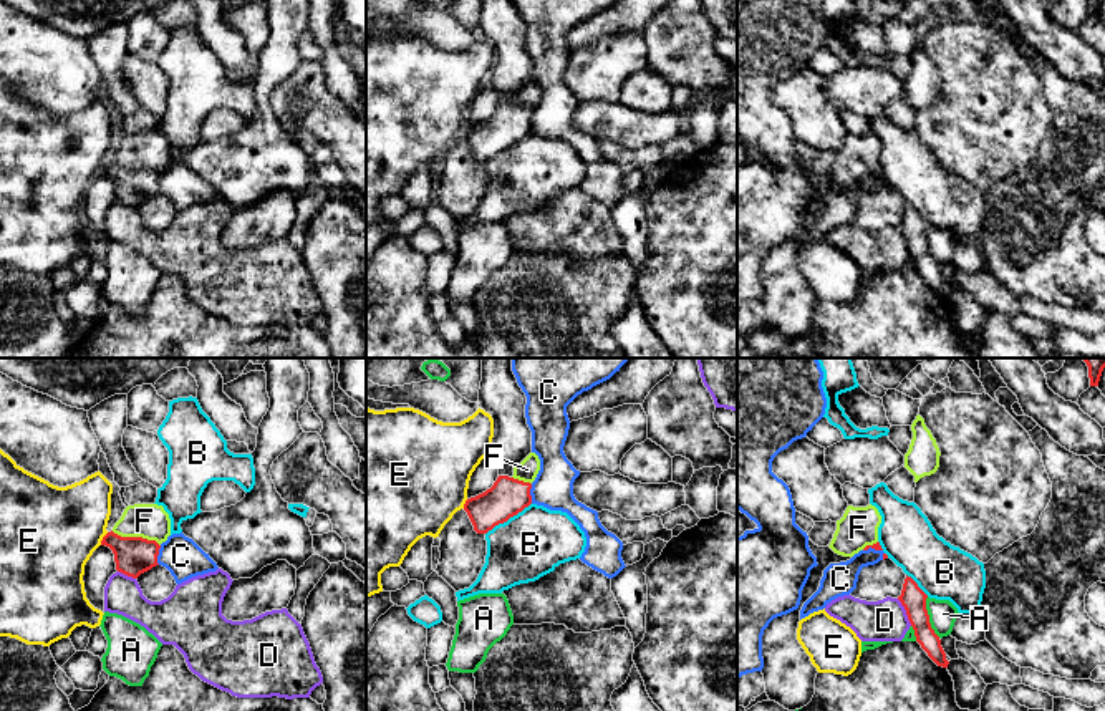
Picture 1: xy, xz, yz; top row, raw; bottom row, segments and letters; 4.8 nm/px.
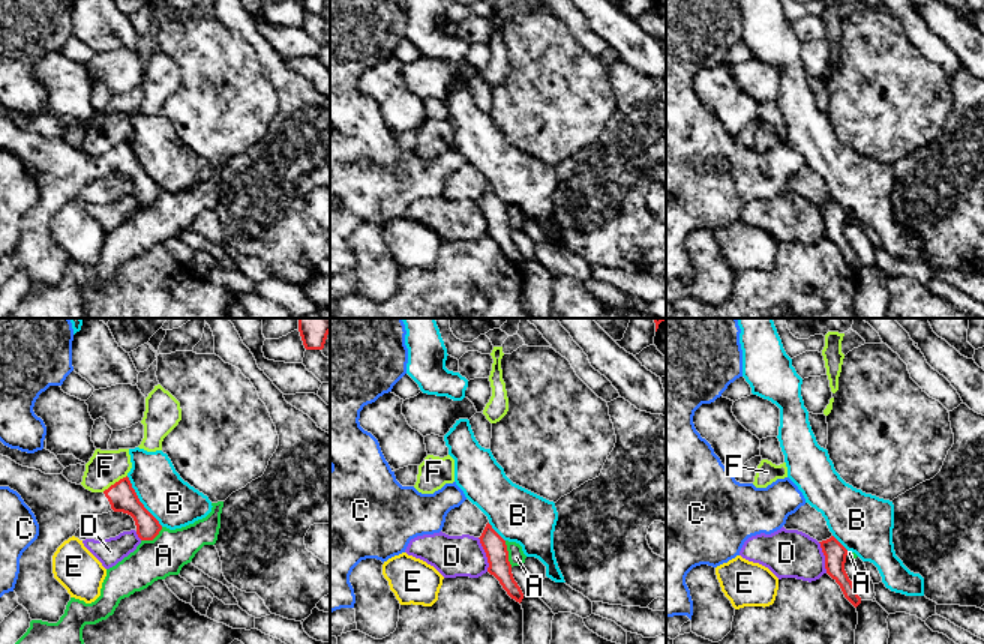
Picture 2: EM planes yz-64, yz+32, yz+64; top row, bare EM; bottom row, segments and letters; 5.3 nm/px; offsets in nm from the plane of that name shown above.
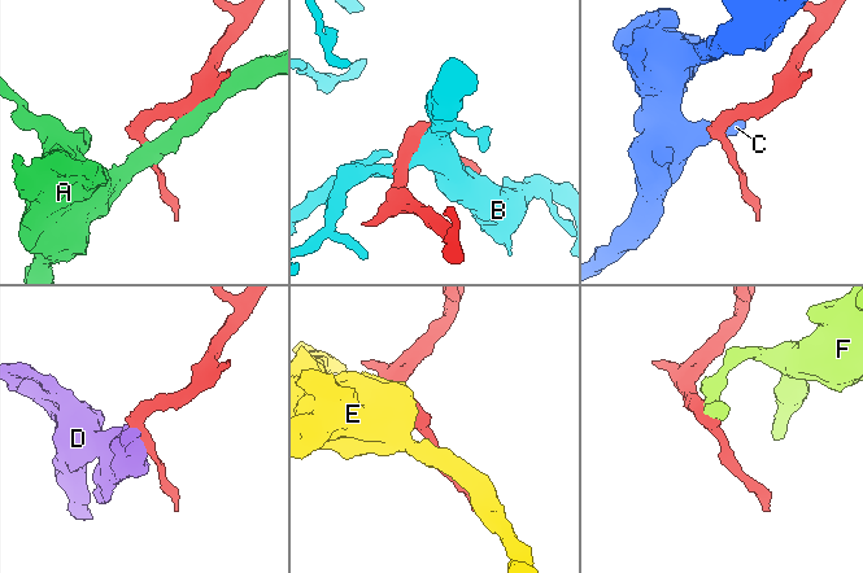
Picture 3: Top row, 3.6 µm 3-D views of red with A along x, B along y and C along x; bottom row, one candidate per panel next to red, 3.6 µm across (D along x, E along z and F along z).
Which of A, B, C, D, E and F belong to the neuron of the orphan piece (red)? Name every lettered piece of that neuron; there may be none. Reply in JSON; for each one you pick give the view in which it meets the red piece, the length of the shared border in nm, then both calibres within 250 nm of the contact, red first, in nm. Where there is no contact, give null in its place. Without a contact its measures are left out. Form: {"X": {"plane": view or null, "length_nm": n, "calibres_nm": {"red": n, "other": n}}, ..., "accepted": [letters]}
{"accepted": []}

